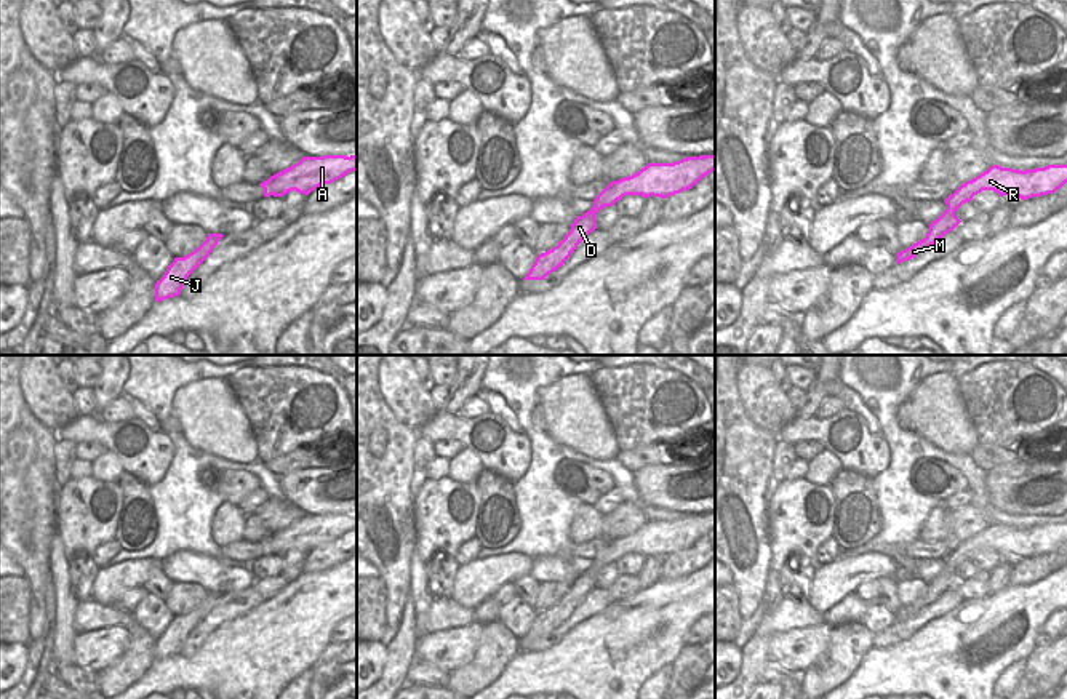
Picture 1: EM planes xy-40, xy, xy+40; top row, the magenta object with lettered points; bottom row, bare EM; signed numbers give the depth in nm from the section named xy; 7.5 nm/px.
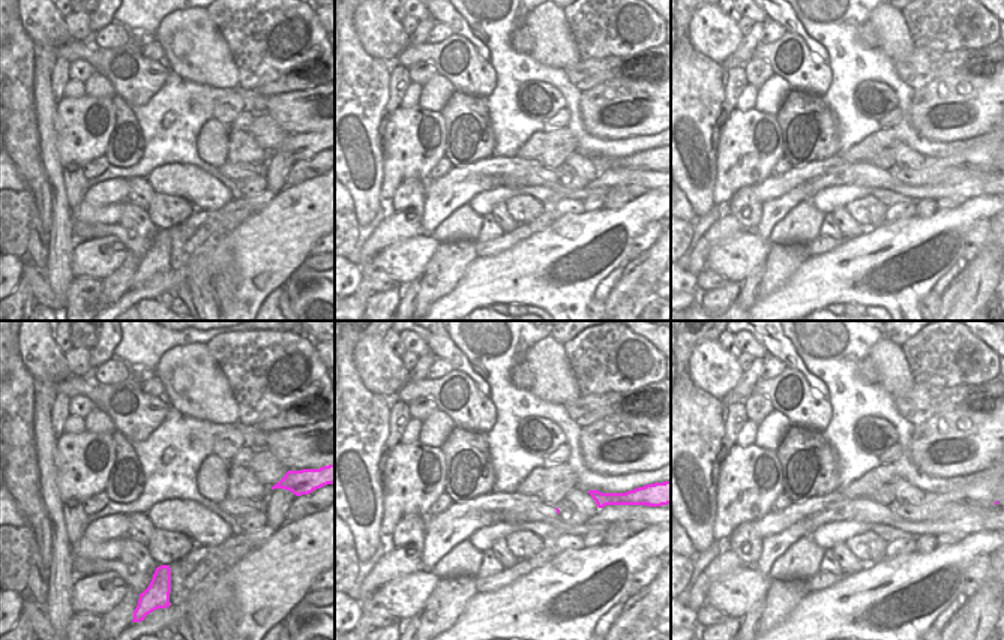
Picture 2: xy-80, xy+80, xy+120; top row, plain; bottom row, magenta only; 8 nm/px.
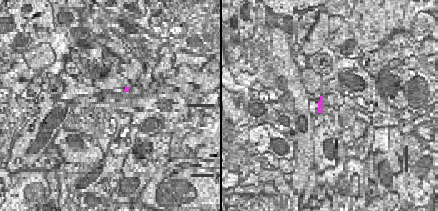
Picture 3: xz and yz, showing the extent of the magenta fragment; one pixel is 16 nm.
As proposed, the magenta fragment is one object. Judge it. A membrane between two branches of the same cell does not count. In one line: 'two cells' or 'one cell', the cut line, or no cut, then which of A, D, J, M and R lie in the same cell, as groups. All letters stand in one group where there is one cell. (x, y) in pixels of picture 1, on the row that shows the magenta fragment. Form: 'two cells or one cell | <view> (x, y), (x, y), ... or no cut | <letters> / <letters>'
one cell | no cut | A D J M R

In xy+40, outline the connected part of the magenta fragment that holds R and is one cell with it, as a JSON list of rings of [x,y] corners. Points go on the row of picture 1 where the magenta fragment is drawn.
[[[992,165],[971,181],[961,184],[953,194],[945,198],[947,210],[929,224],[926,237],[910,248],[896,254],[896,264],[915,258],[923,250],[934,245],[945,234],[952,232],[961,221],[955,211],[982,190],[993,190],[1000,197],[1014,195],[1022,200],[1054,194],[1067,182],[1067,165],[1048,165],[1035,170],[1013,170]]]

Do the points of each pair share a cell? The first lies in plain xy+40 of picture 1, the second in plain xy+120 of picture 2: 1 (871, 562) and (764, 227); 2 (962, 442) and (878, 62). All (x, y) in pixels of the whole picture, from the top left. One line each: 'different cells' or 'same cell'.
1: same cell
2: different cells

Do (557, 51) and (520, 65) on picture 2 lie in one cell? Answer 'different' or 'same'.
different

